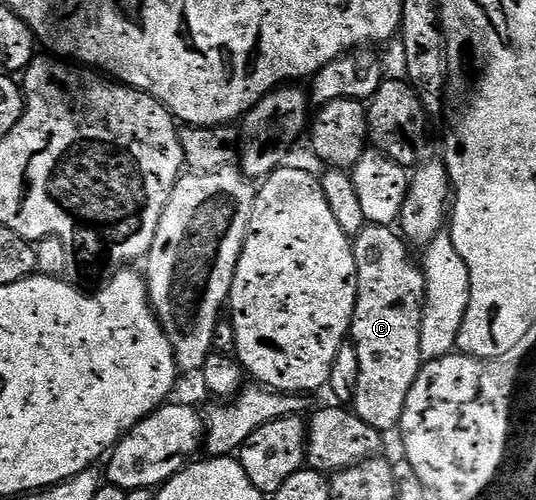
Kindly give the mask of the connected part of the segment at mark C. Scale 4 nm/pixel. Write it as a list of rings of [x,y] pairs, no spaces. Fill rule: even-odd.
[[[367,224],[352,239],[352,243],[357,269],[357,299],[351,327],[351,344],[355,352],[359,352],[359,388],[355,388],[351,409],[364,422],[371,424],[371,428],[382,432],[396,431],[407,404],[407,392],[411,392],[423,365],[419,336],[421,310],[425,307],[425,275],[422,267],[413,263],[406,239],[394,227]]]

